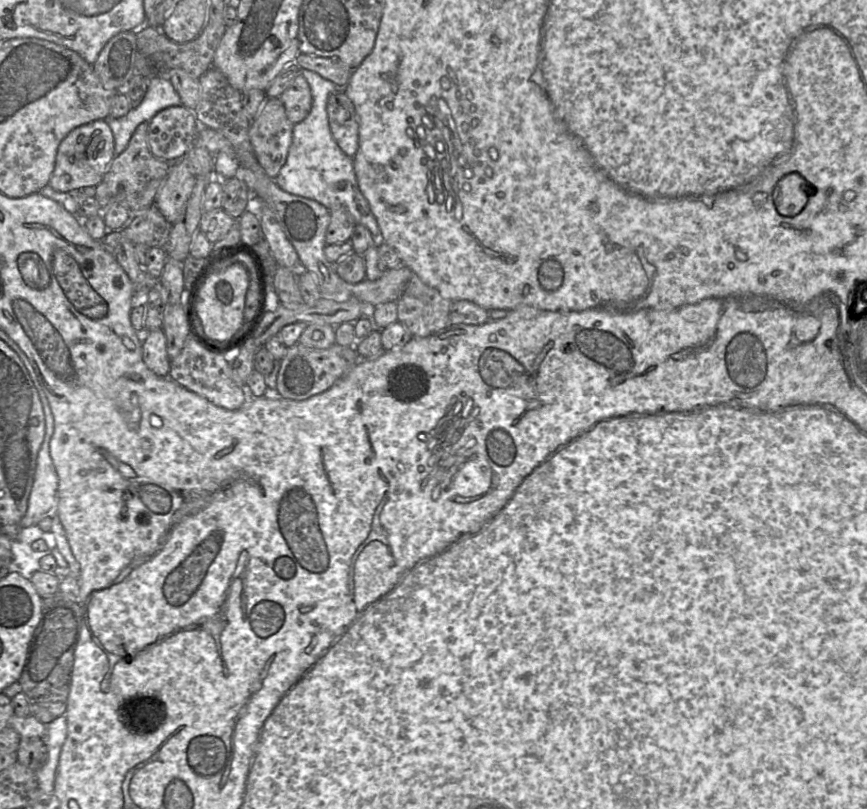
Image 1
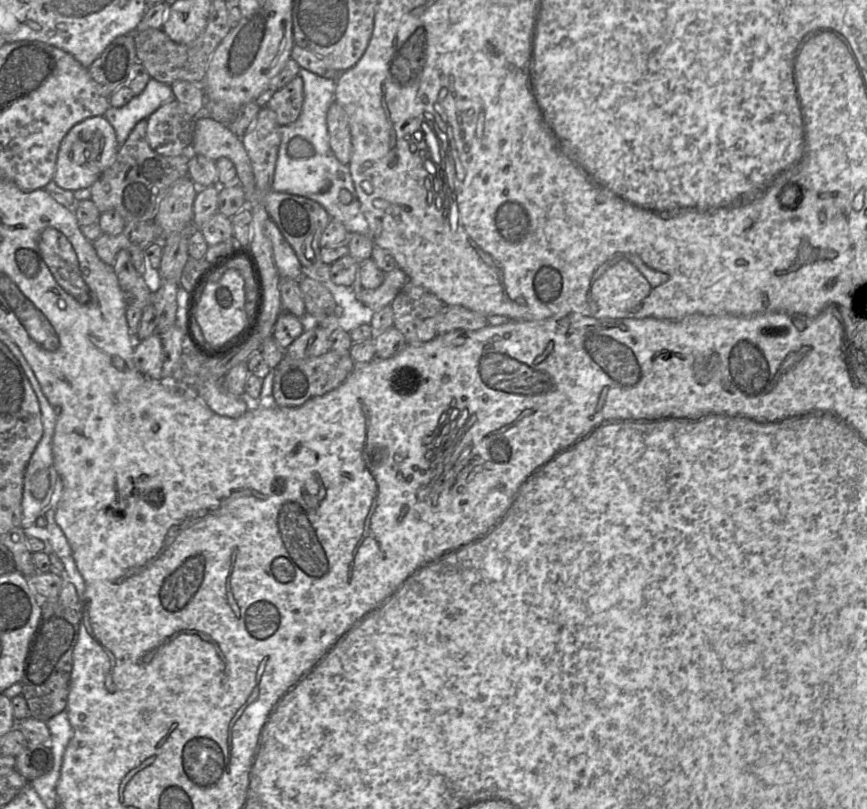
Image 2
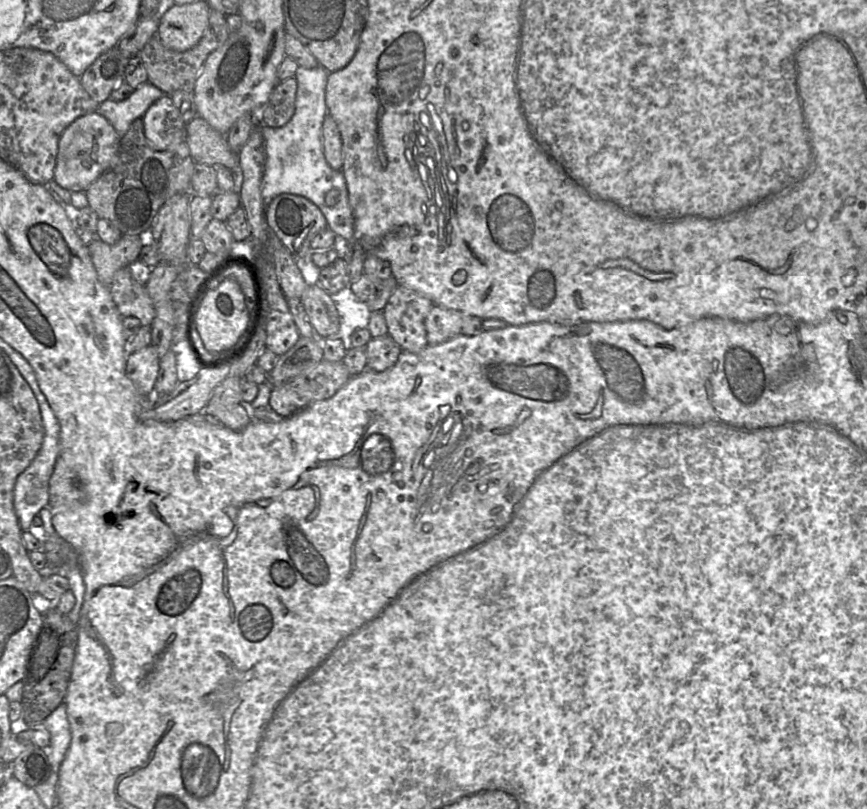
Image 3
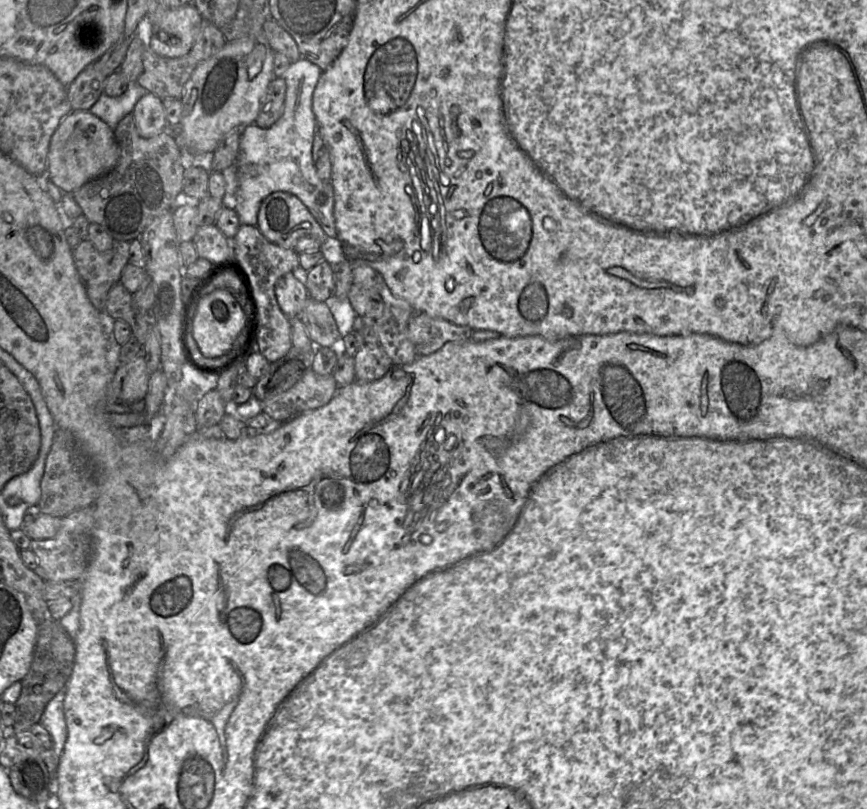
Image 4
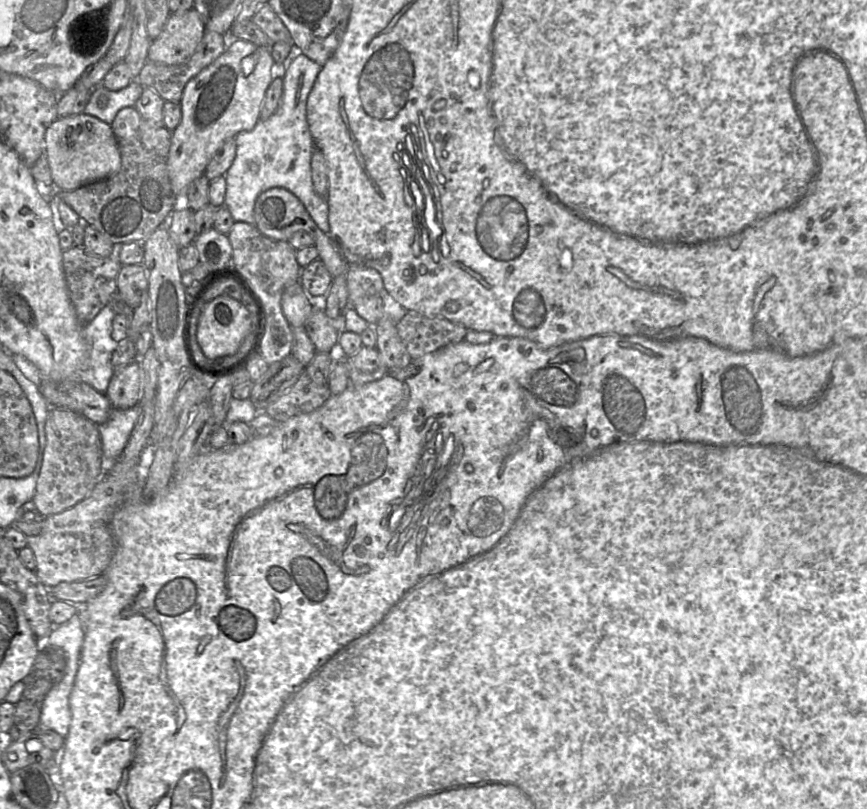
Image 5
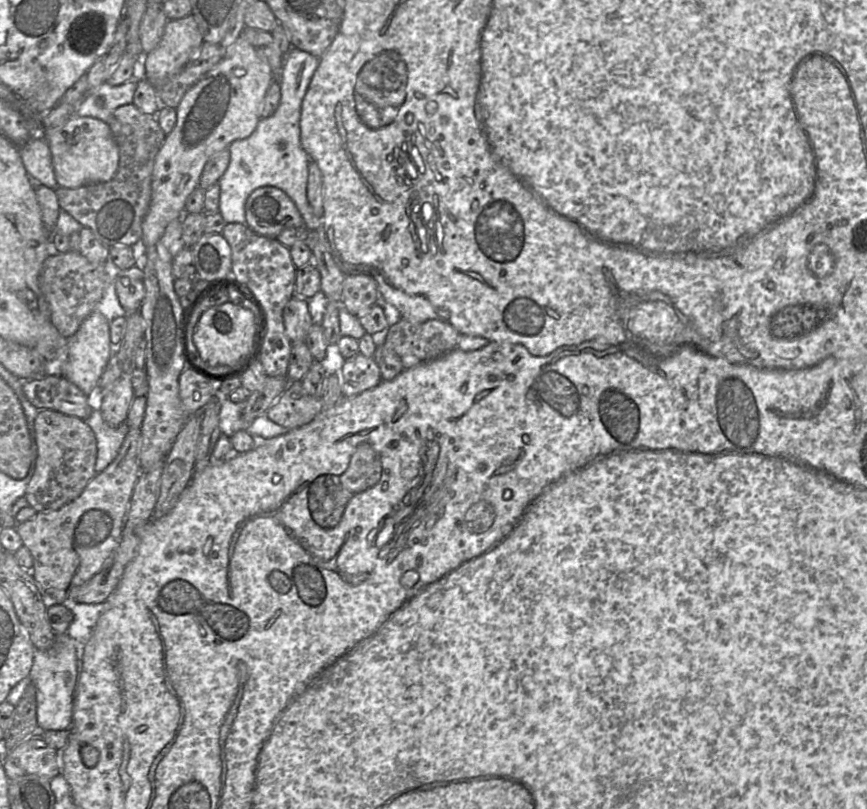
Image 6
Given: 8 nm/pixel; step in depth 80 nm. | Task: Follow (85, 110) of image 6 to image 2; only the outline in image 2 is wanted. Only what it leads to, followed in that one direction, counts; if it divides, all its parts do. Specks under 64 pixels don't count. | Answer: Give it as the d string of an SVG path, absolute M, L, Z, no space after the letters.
M150 78L141 94L123 107L109 107L103 117L113 127L121 146L139 121L146 120L159 107L172 101L175 101L175 95L171 86Z

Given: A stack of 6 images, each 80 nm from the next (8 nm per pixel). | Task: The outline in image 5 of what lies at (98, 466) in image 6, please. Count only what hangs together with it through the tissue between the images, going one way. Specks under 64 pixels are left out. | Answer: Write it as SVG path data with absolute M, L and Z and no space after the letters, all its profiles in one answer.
M141 407L112 409L108 420L98 425L101 438L103 471L108 471L123 452L141 414Z

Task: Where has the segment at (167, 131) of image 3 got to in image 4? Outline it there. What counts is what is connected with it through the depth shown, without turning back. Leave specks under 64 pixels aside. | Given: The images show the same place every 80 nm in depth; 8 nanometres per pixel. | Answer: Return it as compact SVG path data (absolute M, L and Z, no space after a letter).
M146 93L135 105L133 115L139 133L145 138L152 138L164 131L176 131L170 128L166 120L163 101L155 94Z

